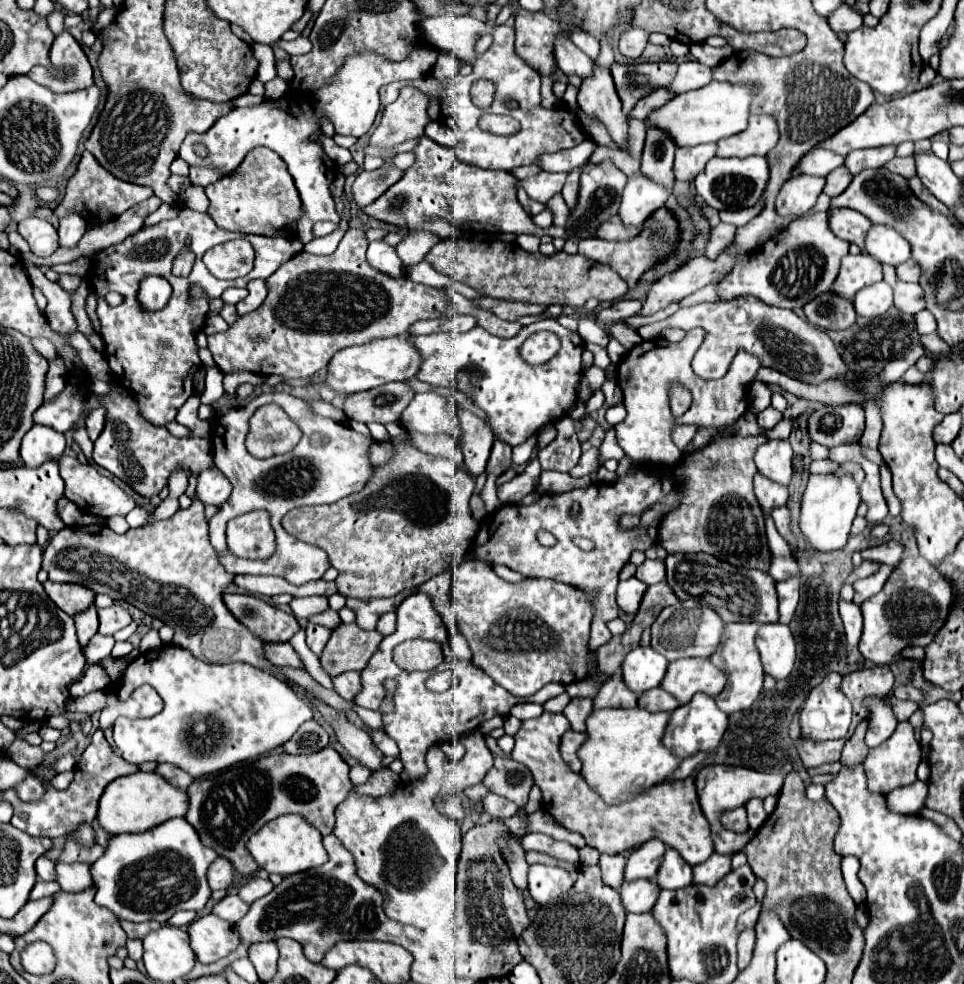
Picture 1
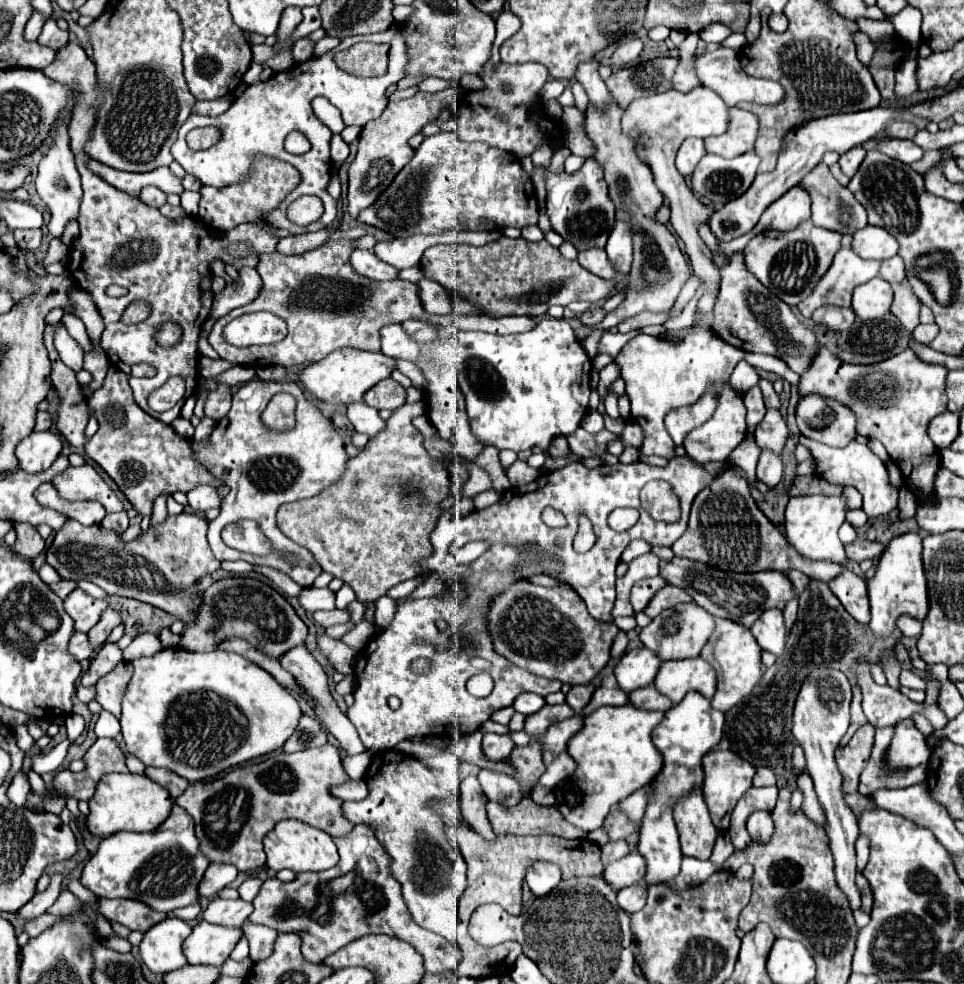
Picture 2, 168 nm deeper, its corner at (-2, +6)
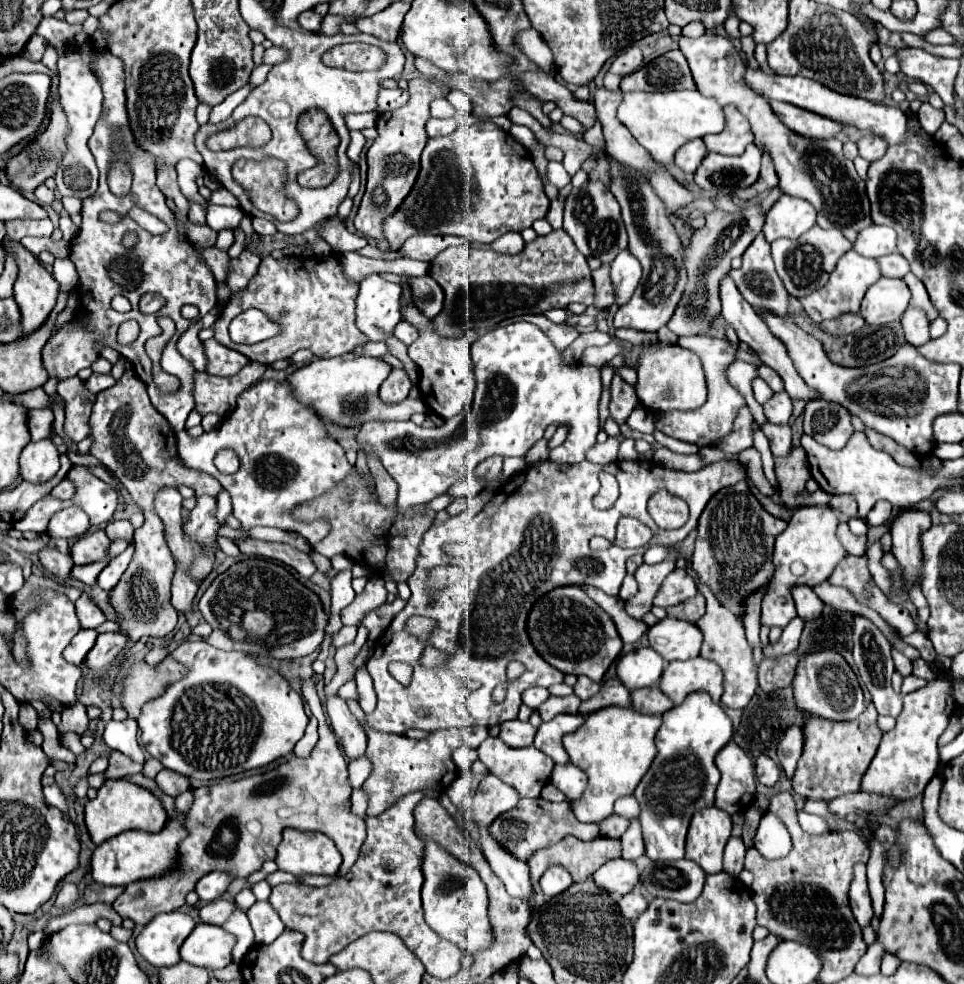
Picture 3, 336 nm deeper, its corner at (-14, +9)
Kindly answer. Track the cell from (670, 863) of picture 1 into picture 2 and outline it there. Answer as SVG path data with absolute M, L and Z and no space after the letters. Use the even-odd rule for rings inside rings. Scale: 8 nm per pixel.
M691 691L687 693L687 697L683 697L681 703L671 707L665 713L663 721L653 729L651 739L657 751L663 755L663 767L659 775L651 781L651 791L647 793L647 809L639 827L639 843L637 843L637 851L643 855L647 863L645 881L649 885L655 885L659 881L669 881L681 869L683 855L673 821L673 805L679 799L687 797L691 789L703 785L701 759L721 741L723 723L725 723L723 713L713 709L707 697Z

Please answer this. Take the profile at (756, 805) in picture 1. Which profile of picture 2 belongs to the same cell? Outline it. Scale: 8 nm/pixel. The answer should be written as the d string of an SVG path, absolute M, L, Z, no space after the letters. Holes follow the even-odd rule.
M755 811L747 819L747 831L749 831L751 839L757 841L757 843L771 841L771 835L773 835L773 819L771 819L771 813L767 813L767 811Z

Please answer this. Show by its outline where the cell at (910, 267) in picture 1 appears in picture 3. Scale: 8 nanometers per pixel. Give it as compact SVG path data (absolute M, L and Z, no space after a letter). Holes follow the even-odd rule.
M897 252L879 258L879 266L881 266L881 274L887 278L903 278L909 272L909 262Z

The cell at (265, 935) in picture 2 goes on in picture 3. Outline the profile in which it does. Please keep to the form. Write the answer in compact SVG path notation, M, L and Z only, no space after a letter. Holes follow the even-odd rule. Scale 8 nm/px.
M255 902L249 910L247 910L249 922L255 930L255 940L257 944L271 944L275 942L275 938L279 938L279 934L283 934L285 924L281 922L281 918L277 916L277 912L273 910L273 906L269 902Z

